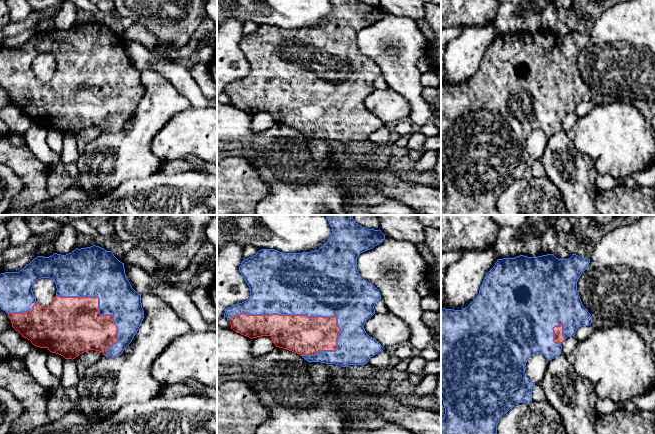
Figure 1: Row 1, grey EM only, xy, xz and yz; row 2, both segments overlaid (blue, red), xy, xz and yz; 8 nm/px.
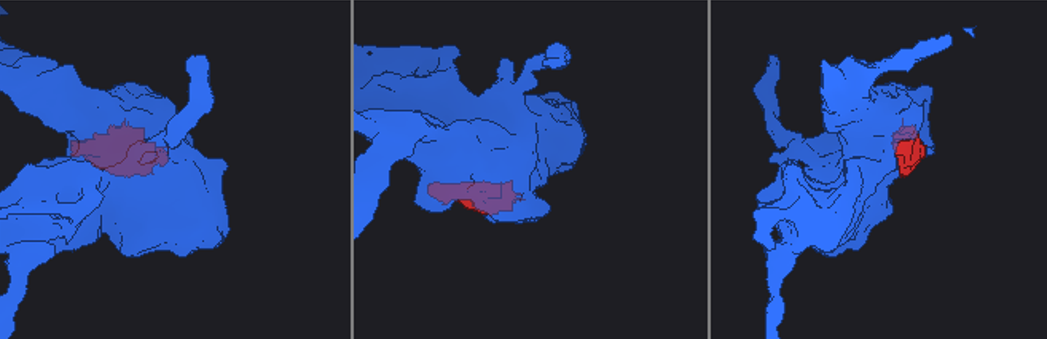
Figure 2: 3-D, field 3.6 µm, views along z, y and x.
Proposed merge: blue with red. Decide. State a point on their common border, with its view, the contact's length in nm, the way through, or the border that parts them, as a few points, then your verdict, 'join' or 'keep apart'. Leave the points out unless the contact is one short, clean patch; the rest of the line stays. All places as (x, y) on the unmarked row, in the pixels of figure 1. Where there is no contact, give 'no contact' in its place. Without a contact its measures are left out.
xz (291, 90) | 900 nm | join

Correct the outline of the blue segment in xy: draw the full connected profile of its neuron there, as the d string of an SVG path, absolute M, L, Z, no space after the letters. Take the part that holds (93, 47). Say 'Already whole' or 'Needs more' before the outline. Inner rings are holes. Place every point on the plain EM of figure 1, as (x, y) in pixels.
Needs more. M96 21L76 24L66 31L54 29L49 33L37 32L19 48L1 49L0 83L8 90L12 103L34 122L47 124L52 129L72 136L89 126L102 128L109 133L121 131L134 115L144 95L141 71L128 57L124 39L119 37L112 27ZM41 54L52 55L57 64L56 72L47 84L36 78L32 68L34 60Z

